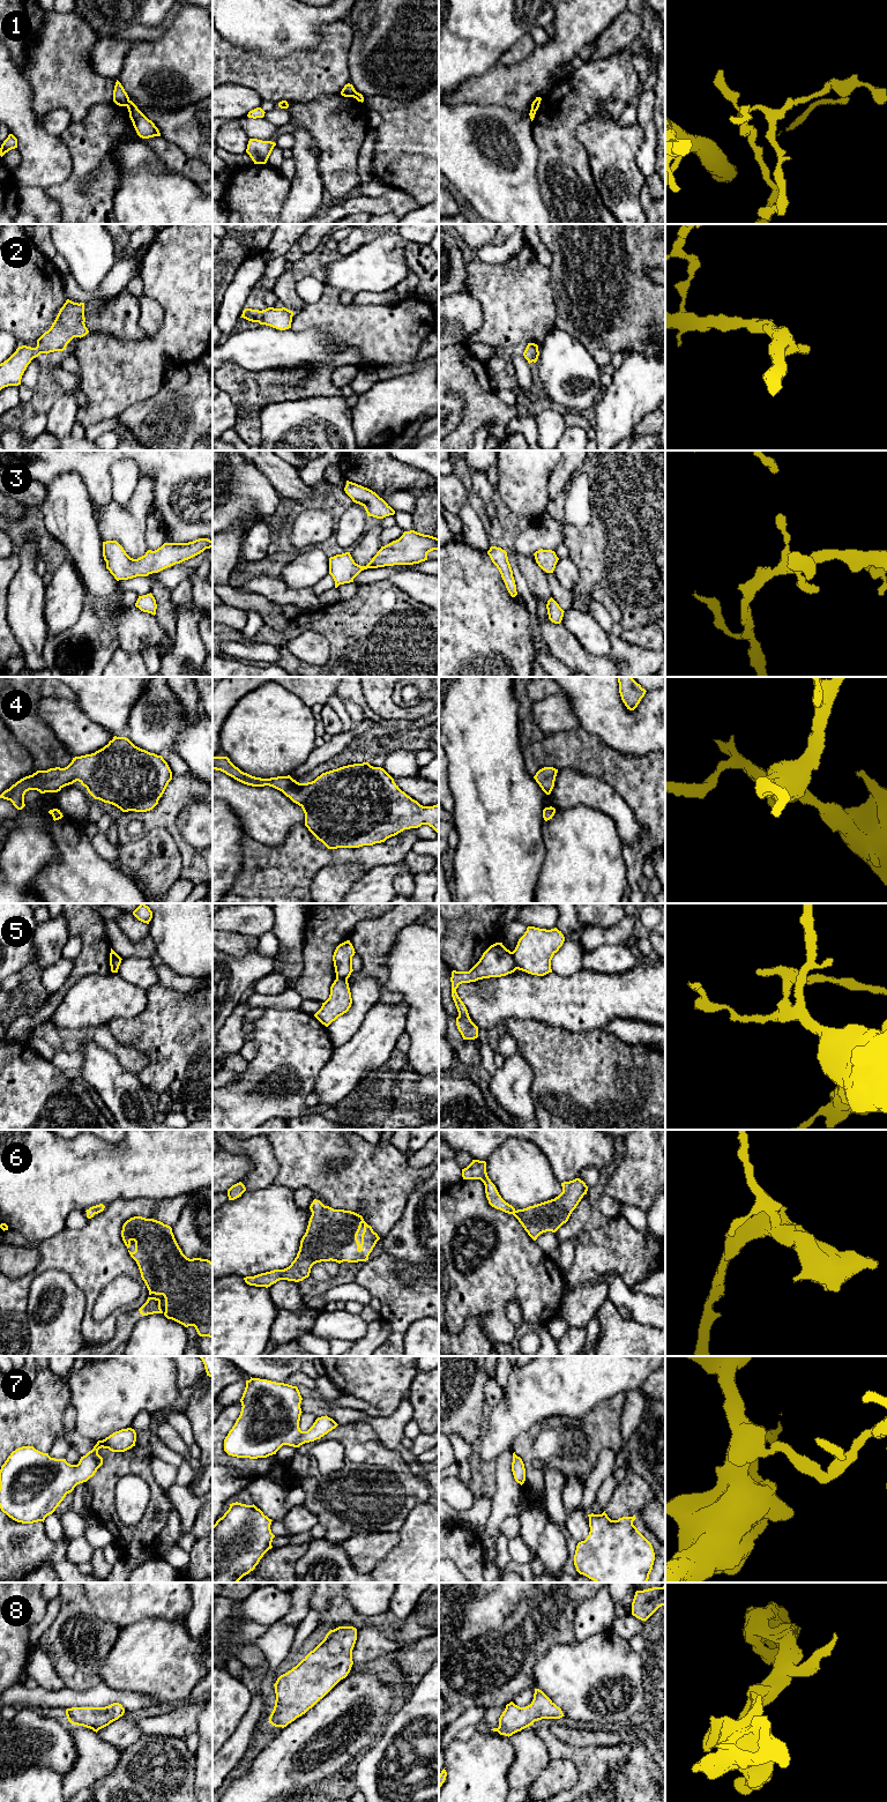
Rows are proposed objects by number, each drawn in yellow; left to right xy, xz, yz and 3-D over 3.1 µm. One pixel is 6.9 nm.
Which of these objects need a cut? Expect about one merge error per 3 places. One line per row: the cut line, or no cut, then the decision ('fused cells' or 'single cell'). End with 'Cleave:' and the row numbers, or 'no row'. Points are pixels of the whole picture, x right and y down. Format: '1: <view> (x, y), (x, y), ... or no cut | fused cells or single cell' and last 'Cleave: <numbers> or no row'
1: xy (129, 101), (126, 105) | fused cells
2: no cut | single cell
3: no cut | single cell
4: no cut | single cell
5: yz (512, 952), (517, 968) | fused cells
6: no cut | single cell
7: no cut | single cell
8: no cut | single cell
Cleave: 1, 5

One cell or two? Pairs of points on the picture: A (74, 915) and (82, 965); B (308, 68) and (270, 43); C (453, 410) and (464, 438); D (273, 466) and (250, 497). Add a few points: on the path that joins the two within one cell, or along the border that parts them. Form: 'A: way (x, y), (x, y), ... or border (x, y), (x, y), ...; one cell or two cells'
A: way (87, 928), (88, 952); one cell
B: border (315, 47), (293, 52), (283, 58), (262, 57); two cells
C: border (457, 394), (462, 399), (462, 417), (455, 425); two cells
D: border (252, 462), (280, 496); two cells

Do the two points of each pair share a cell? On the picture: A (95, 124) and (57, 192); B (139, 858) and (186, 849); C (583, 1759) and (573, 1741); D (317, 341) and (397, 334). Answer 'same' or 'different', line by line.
A: same
B: different
C: different
D: different

